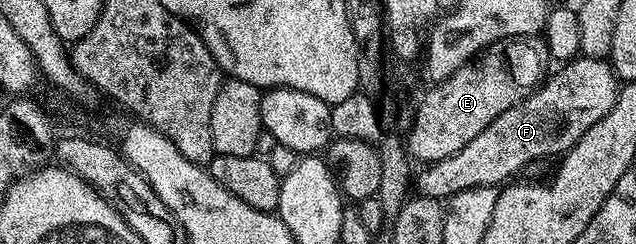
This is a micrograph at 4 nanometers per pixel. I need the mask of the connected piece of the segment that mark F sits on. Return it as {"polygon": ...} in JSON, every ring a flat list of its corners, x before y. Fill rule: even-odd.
{"polygon":[[578,56,562,64,558,73,550,72,543,84,524,97,515,107,503,111,467,147,447,155,441,161,426,164,411,185,418,197,448,199,459,191,476,185,496,185,508,182,524,165,540,157,560,158,588,129,617,102,619,78,608,60,600,61]]}

